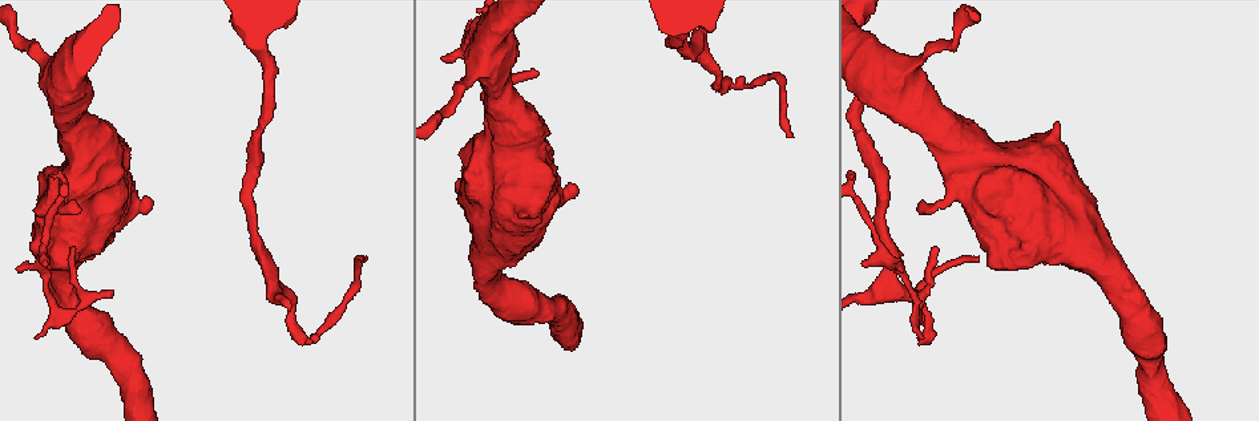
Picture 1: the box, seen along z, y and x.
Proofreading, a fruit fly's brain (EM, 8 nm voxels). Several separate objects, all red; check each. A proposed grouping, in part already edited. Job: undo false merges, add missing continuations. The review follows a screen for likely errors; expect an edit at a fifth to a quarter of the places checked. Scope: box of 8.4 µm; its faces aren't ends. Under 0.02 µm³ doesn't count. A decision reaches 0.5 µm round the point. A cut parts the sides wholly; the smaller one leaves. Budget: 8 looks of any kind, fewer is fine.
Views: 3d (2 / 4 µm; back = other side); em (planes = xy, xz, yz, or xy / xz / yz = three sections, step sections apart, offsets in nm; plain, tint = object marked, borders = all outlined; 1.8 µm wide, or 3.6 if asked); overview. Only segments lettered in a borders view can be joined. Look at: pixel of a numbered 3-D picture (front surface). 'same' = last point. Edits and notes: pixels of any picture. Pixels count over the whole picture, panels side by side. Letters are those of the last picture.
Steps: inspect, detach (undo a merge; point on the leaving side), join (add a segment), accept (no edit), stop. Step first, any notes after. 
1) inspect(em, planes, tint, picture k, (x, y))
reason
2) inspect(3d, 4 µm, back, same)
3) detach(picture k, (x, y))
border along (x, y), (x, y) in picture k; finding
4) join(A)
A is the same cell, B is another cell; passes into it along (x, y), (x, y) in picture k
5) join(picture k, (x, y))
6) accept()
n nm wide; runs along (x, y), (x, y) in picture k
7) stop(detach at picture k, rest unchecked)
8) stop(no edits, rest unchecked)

inspect(3d, 4 µm, picture 1, (790, 137))
tapers out

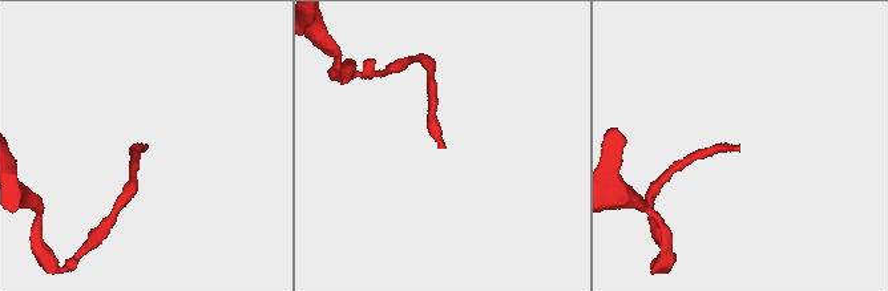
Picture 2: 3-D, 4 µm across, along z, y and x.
inspect(em, planes, borders, picture 2, (445, 147))
shape alone is not enough

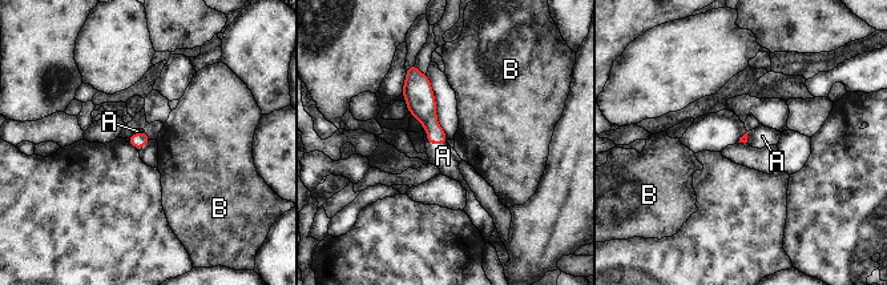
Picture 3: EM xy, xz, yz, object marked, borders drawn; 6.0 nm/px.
join(A)
A is the same cell, B is another cell; passes into it along (420, 103), (430, 143), (443, 156) in picture 3; the neuron continues

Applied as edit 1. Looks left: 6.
inspect(em, 3.6 µm, planes, borders, picture 1, (902, 69))
abrupt turn

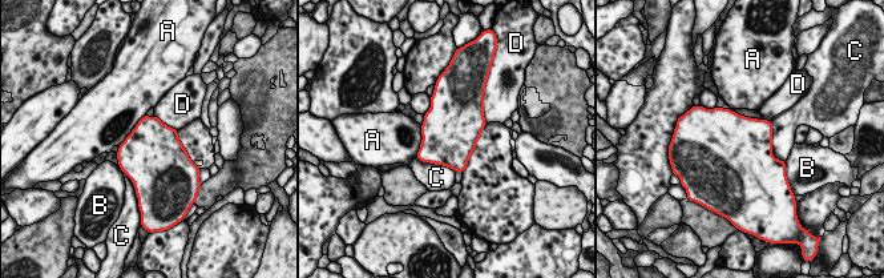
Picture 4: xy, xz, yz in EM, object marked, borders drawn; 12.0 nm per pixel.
accept()
A, B, C and D are other cells; border along (145, 115), (118, 146) in picture 4; all the same neuron

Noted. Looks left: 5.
inspect(em, planes, borders, picture 1, (471, 20))
free end

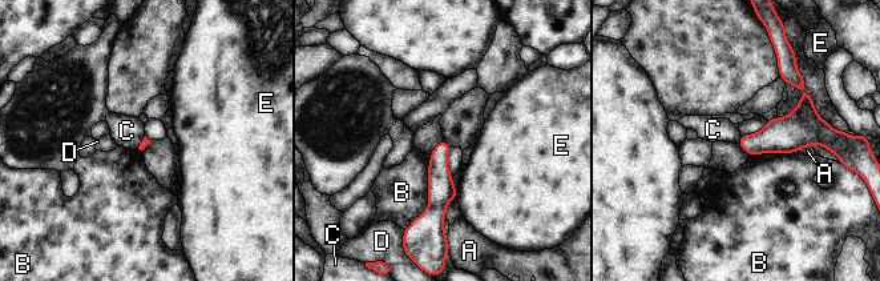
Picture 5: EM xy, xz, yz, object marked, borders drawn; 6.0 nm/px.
accept()
A, B, C, D and E are other cells; runs along (444, 145), (439, 155), (436, 223) in picture 5; no lettered segment goes on from it

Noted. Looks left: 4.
stop(join at picture 3, rest unchecked)

